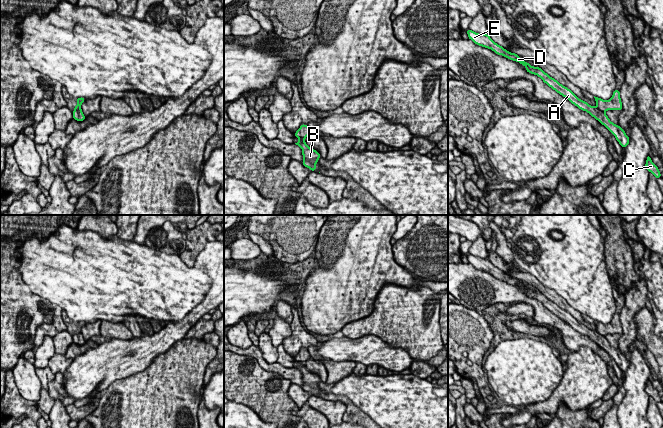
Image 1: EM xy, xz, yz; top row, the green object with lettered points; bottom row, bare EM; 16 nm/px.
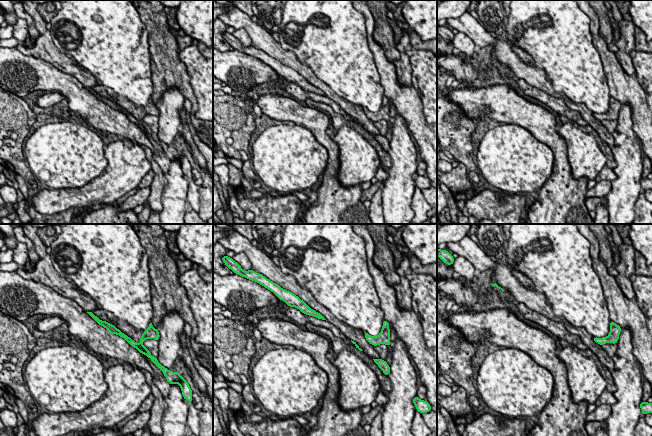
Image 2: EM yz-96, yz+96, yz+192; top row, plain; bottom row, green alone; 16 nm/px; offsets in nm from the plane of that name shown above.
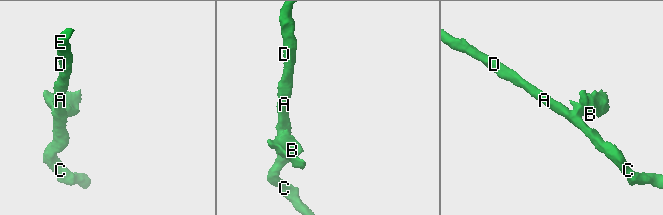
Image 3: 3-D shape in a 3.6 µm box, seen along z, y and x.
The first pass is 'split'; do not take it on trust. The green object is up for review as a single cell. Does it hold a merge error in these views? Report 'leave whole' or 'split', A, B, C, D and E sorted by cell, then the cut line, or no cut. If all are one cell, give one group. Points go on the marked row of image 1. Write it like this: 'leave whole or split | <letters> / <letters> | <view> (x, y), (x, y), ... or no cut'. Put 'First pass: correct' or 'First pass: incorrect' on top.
First pass: correct
split | A C D E / B | yz (596, 107), (604, 112)

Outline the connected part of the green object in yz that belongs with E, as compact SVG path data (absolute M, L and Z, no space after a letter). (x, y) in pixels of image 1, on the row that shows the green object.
M470 29L466 30L466 32L468 34L468 38L471 39L476 45L489 48L498 55L502 55L509 60L517 61L521 65L524 65L528 73L537 75L543 80L544 83L546 83L557 93L568 99L572 104L577 106L579 109L588 112L615 136L616 140L623 148L627 147L630 141L629 137L619 125L616 125L610 121L605 112L599 110L598 108L590 106L584 100L580 100L570 89L560 84L554 78L550 77L540 67L533 67L529 63L522 60L517 54L510 53L509 51L505 50L504 47L495 43L488 34L479 34Z

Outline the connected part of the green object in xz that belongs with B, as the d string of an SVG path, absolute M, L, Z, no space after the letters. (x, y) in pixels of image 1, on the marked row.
M299 141L295 144L303 150L302 156L304 160L302 164L311 171L316 171L316 164L318 163L318 159L321 158L319 152L310 148L305 142Z

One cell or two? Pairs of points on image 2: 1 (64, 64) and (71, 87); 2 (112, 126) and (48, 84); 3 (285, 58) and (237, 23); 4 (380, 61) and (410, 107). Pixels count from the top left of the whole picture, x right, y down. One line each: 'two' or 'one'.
1: two
2: one
3: one
4: one

